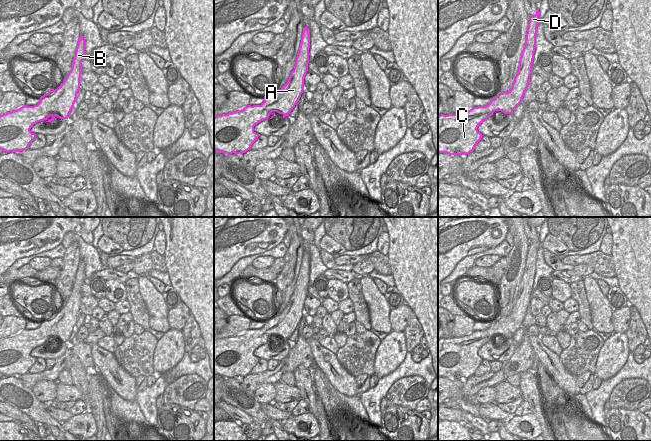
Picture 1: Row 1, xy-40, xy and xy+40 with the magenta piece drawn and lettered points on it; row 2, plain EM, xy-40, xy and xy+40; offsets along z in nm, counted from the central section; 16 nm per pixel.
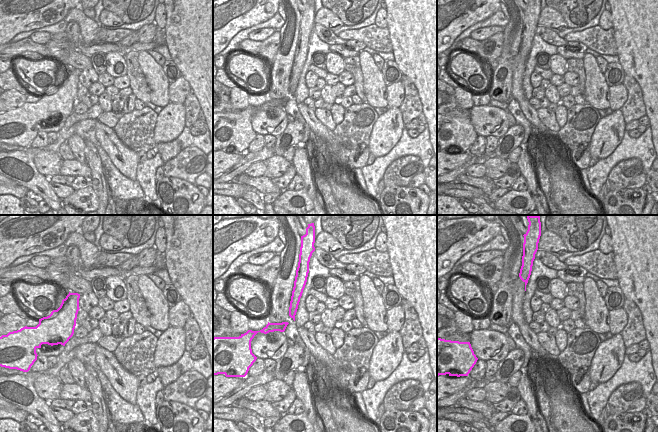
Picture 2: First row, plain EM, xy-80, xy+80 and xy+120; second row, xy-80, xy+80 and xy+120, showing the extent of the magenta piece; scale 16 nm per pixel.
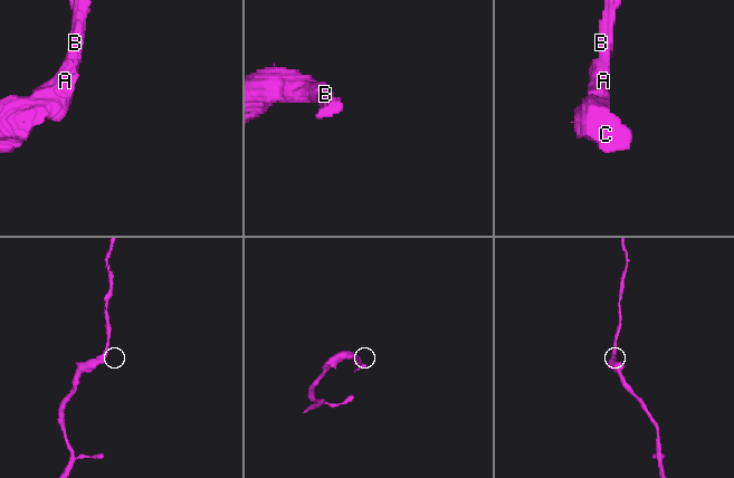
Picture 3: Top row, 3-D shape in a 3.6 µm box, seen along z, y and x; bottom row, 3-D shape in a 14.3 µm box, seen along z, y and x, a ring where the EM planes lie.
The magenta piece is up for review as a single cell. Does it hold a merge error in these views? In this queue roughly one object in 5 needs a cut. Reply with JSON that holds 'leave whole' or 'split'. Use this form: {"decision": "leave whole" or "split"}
{"decision": "leave whole"}

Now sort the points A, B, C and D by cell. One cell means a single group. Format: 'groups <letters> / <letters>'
groups A B C D

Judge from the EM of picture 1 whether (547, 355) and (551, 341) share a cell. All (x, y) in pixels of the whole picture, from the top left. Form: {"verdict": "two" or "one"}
{"verdict": "two"}

